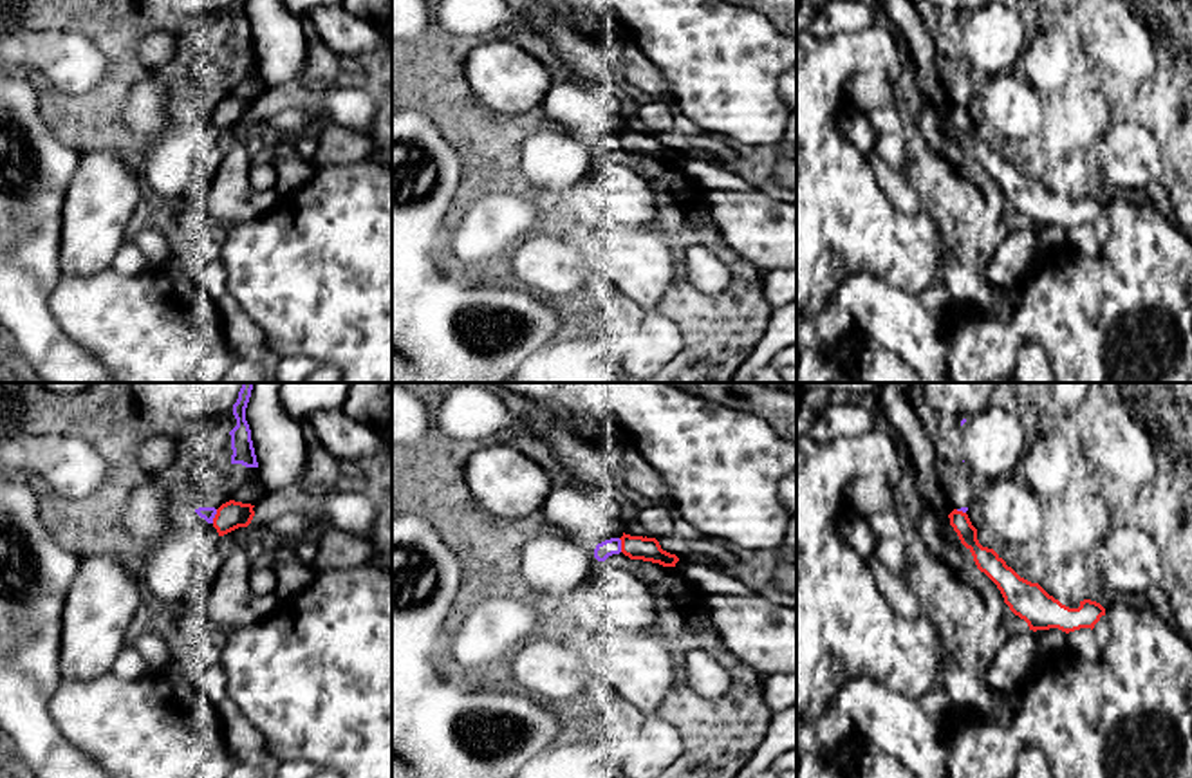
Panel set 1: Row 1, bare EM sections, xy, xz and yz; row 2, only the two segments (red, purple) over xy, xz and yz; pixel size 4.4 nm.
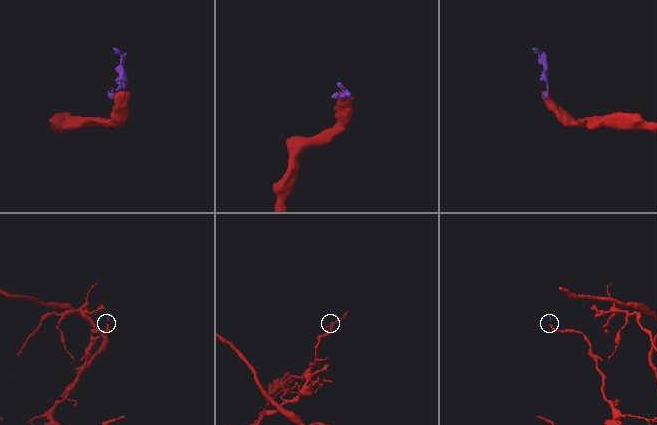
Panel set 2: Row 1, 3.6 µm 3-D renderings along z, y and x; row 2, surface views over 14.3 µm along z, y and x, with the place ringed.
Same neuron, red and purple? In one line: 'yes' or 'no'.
no

